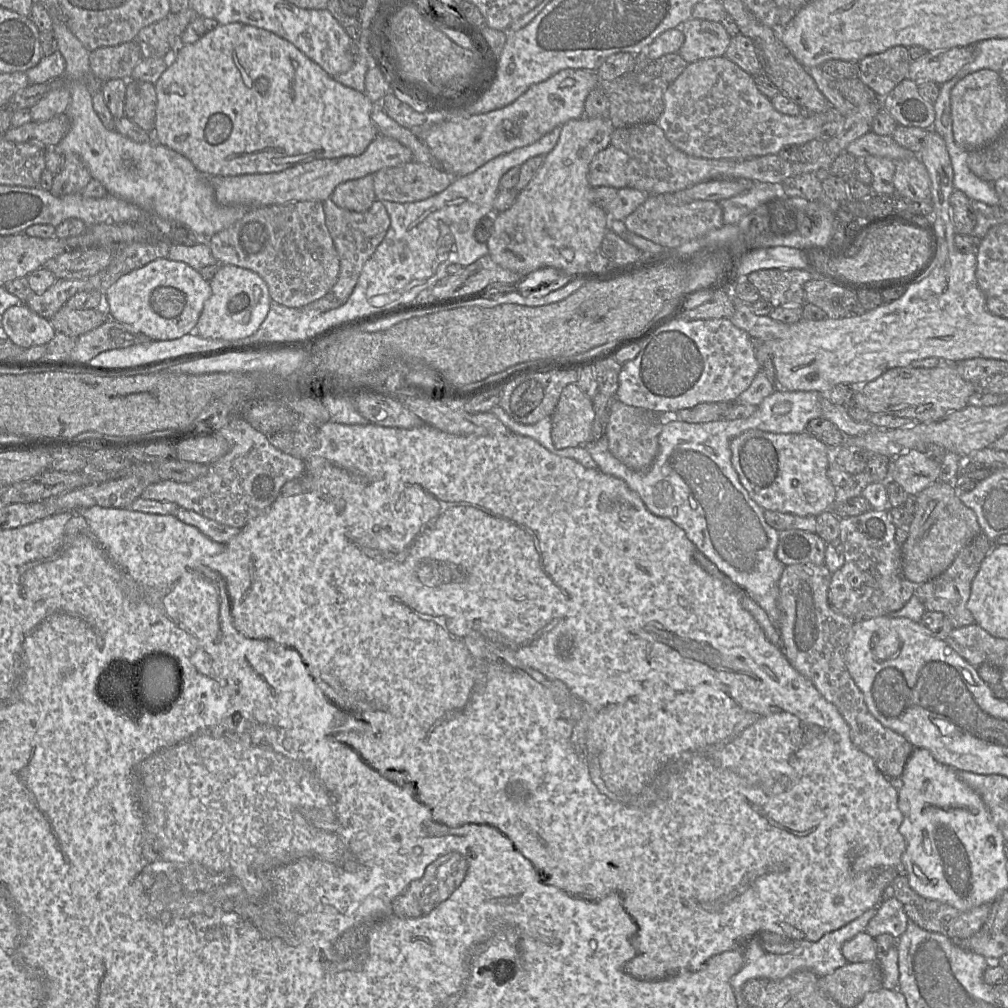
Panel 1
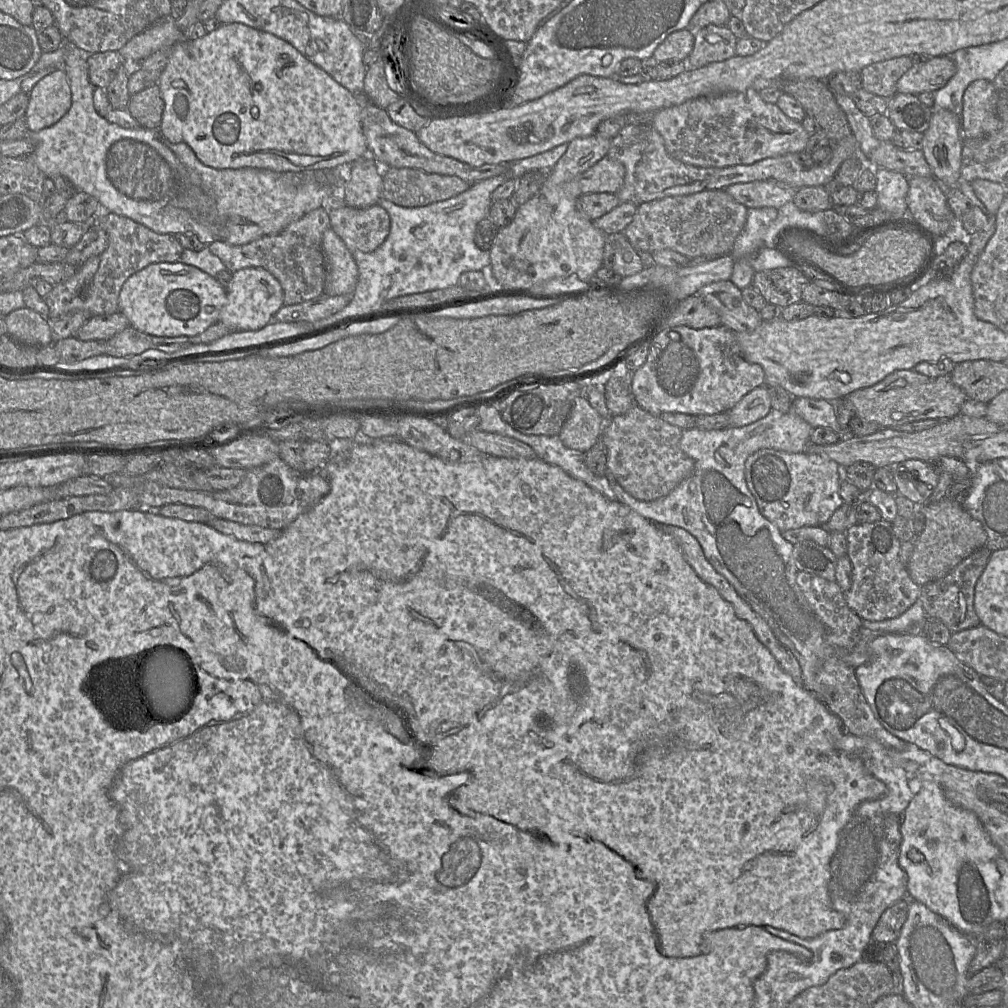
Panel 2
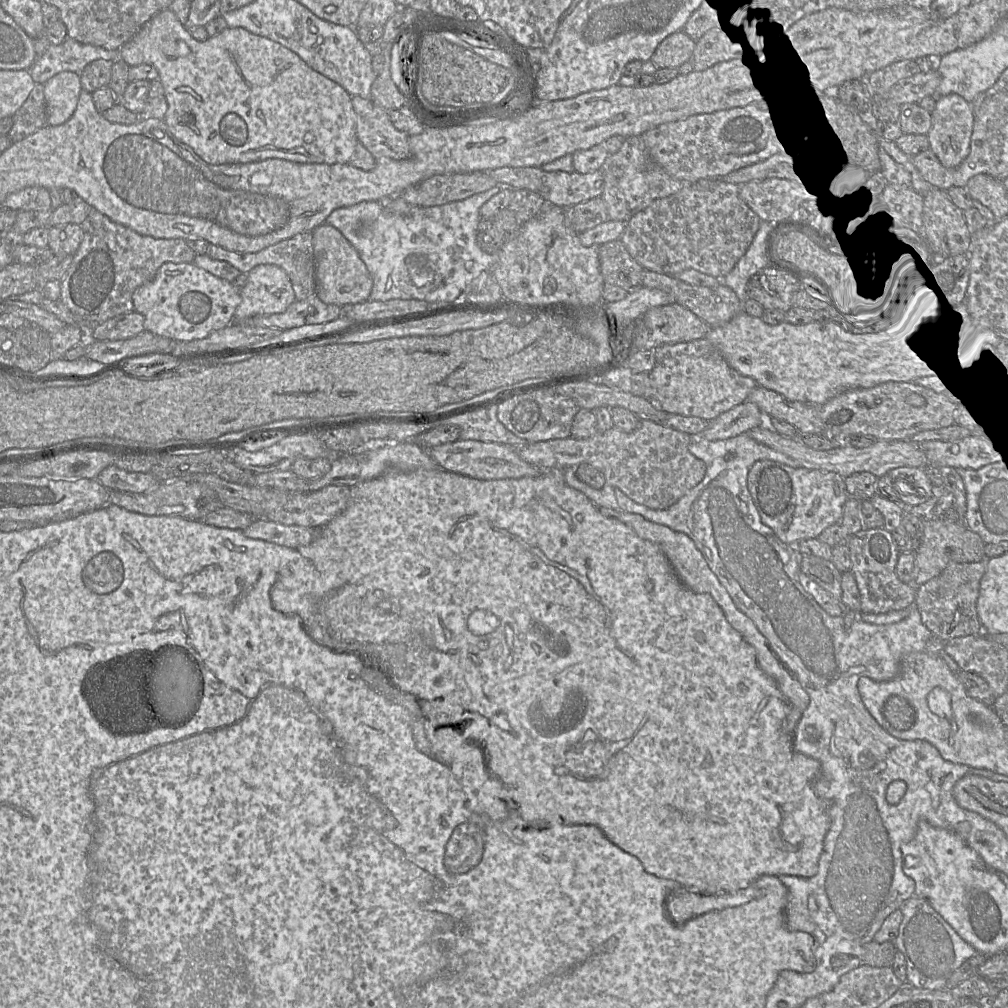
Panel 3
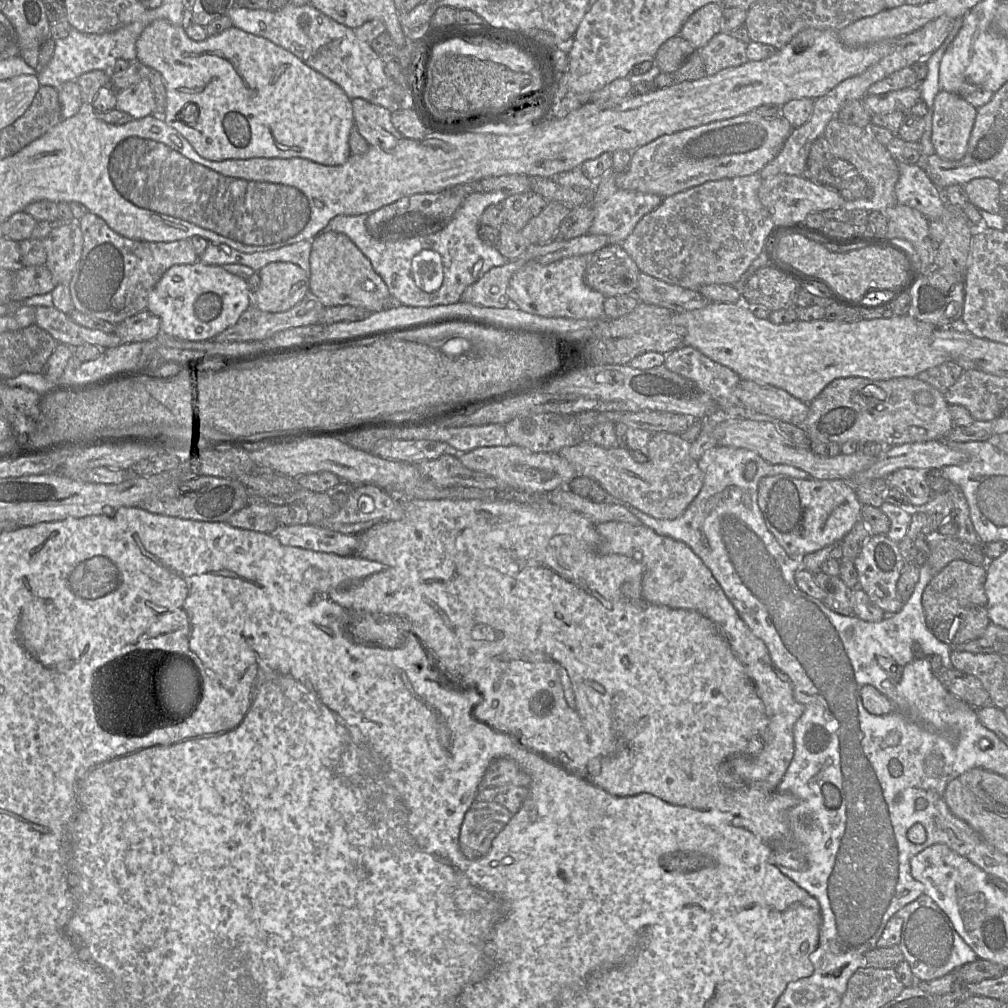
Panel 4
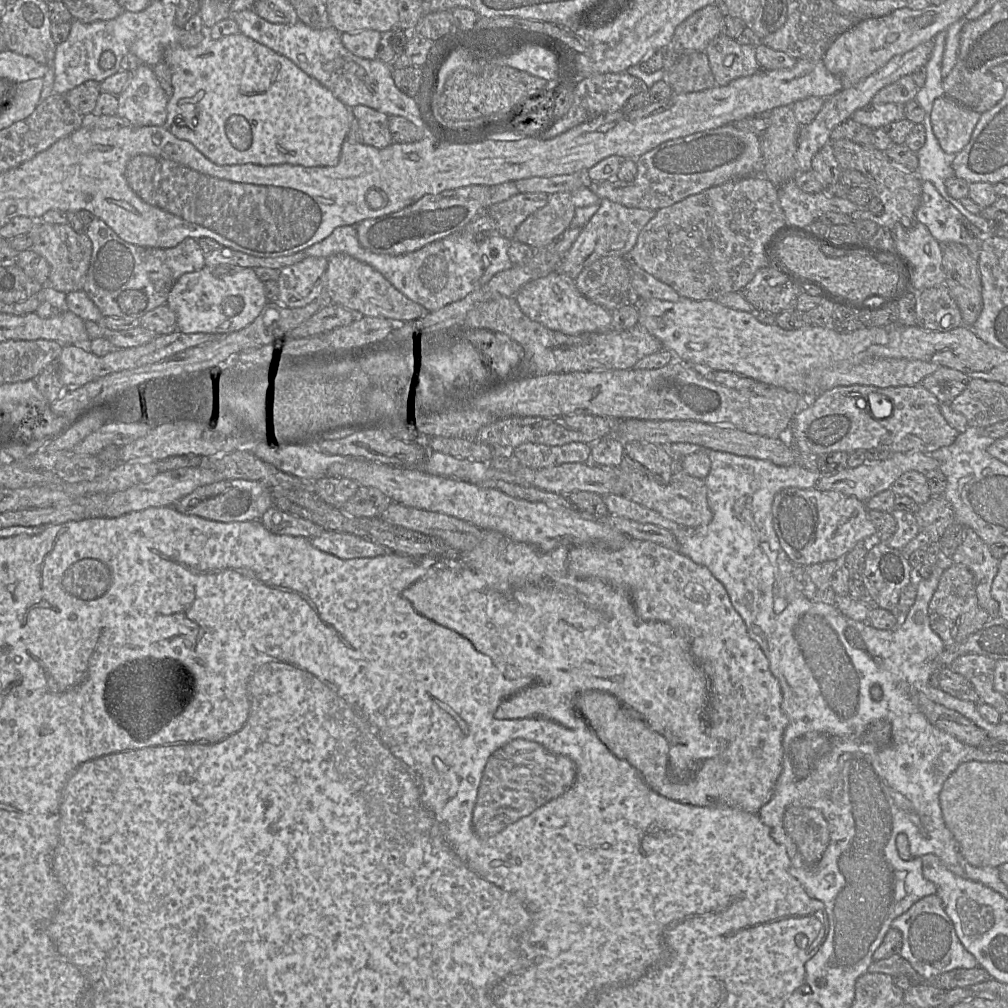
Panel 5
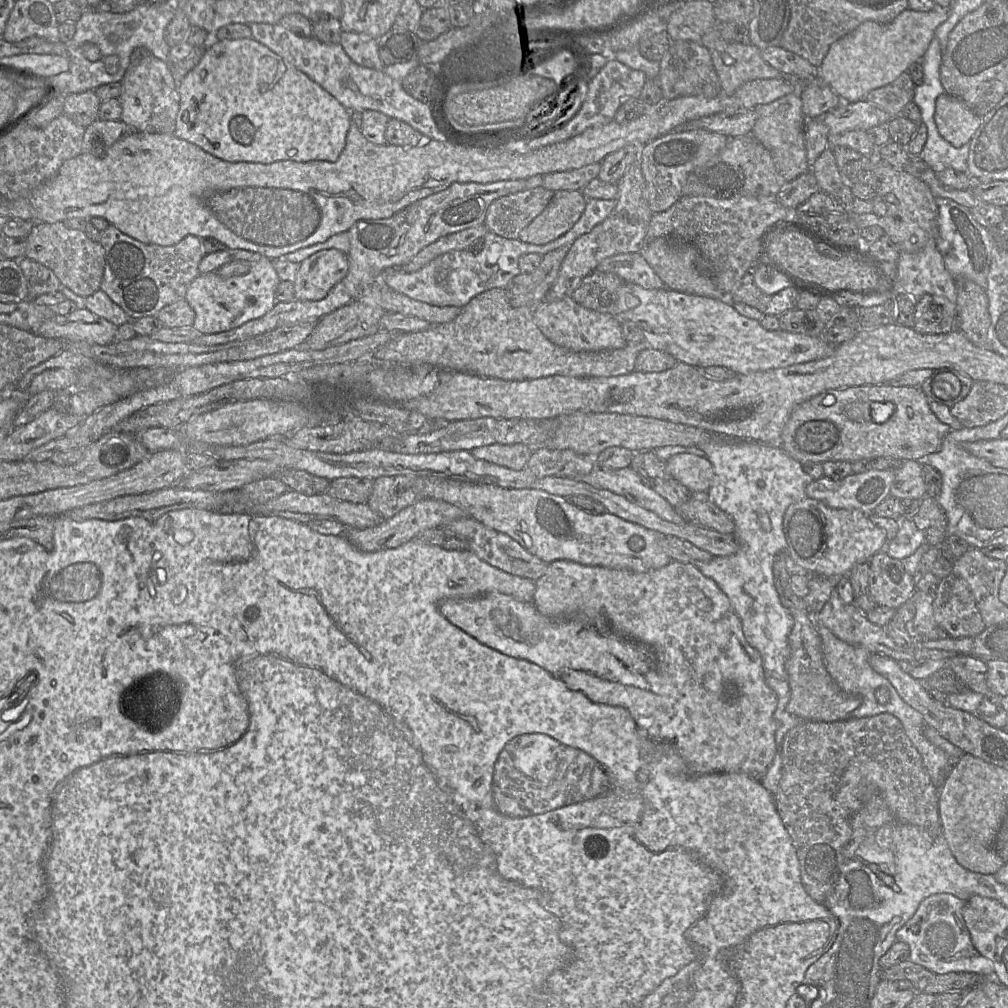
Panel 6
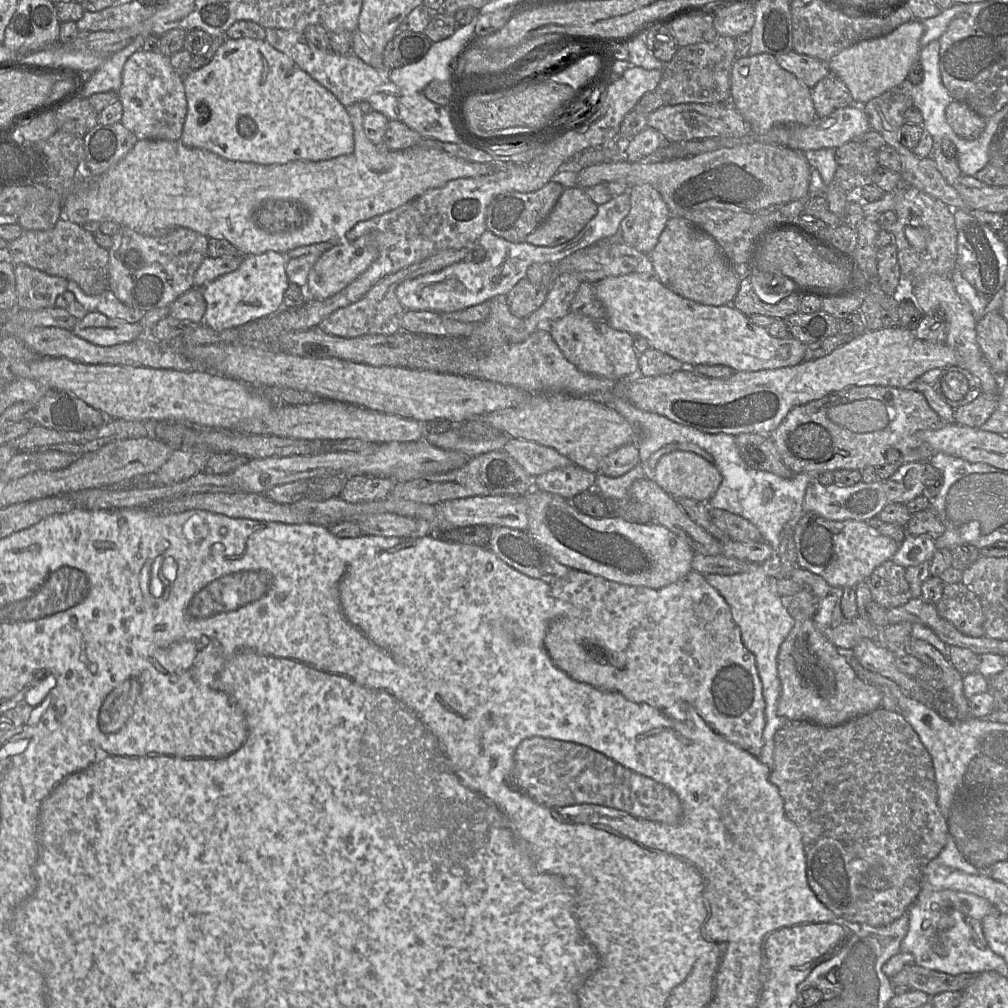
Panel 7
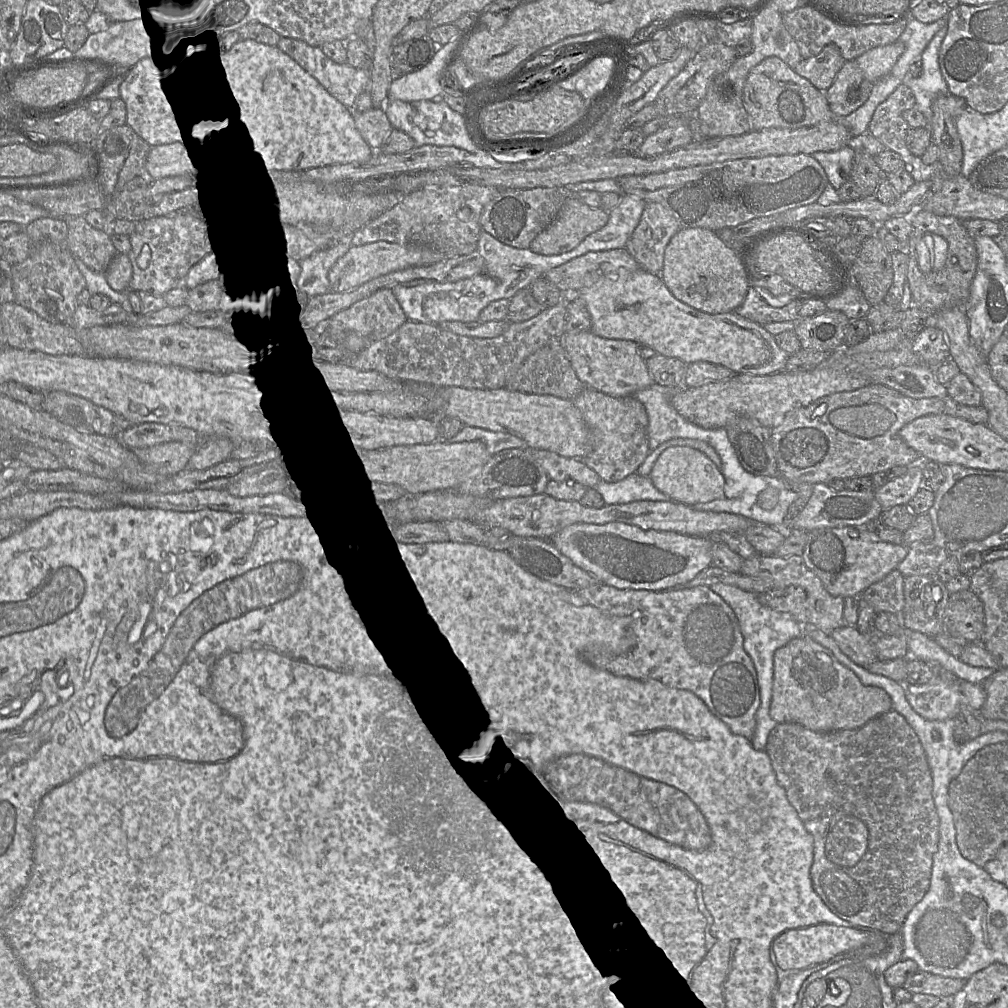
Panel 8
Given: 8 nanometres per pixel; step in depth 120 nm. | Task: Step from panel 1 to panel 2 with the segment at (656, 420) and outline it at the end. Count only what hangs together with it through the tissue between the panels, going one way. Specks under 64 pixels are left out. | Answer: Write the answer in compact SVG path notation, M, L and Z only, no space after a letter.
M638 405L605 421L602 438L607 447L607 469L631 496L653 501L668 495L694 471L694 460L680 446L682 429Z

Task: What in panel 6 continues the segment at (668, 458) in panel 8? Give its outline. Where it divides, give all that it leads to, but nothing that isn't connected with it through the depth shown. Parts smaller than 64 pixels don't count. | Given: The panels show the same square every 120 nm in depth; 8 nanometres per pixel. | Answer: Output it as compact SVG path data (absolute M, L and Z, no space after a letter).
M681 453L666 461L666 470L690 492L707 492L714 479L713 466L707 458Z

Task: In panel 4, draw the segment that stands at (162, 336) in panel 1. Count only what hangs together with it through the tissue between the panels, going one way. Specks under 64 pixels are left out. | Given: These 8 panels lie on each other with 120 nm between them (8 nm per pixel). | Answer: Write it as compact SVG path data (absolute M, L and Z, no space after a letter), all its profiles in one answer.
M198 260L193 264L170 267L151 291L147 310L159 318L162 333L182 340L206 341L236 324L250 306L251 292L245 279L229 273L223 266L209 265Z

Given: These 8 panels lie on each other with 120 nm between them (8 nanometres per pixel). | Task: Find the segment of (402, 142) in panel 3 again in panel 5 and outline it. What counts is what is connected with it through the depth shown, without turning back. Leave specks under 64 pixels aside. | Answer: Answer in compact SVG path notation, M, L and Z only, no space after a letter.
M365 105L351 108L359 121L363 143L383 149L392 144L389 129L389 115Z

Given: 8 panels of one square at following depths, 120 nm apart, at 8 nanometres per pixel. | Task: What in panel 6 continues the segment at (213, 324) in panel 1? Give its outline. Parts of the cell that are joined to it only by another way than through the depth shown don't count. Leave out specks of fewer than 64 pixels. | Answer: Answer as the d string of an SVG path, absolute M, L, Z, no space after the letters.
M337 249L322 250L307 257L299 263L293 281L295 299L321 300L346 276L348 269L347 255Z

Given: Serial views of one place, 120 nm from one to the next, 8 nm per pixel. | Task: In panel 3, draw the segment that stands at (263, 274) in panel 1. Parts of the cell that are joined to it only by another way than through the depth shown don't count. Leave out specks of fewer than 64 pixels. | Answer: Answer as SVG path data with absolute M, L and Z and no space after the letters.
M303 232L268 246L261 251L241 253L230 251L223 247L210 244L208 254L211 258L227 261L236 267L241 273L248 273L255 266L260 264L273 264L282 268L288 275L297 301L304 300L316 294L315 282L315 258L313 248L313 232Z

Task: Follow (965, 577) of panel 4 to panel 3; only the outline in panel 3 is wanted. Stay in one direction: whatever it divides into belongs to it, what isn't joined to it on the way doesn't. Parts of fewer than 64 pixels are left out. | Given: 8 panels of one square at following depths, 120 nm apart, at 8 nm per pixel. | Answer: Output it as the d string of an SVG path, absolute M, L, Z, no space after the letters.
M986 560L951 563L938 576L919 586L915 604L923 624L932 634L947 642L953 638L977 635L983 632L983 625L977 613L977 600L980 581L986 569Z

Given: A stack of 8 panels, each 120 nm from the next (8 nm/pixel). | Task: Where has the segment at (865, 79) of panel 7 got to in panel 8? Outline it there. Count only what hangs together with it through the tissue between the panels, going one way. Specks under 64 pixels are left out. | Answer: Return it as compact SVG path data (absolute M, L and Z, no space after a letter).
M899 39L889 45L875 47L855 59L864 76L875 83L887 75L905 51L905 45Z

